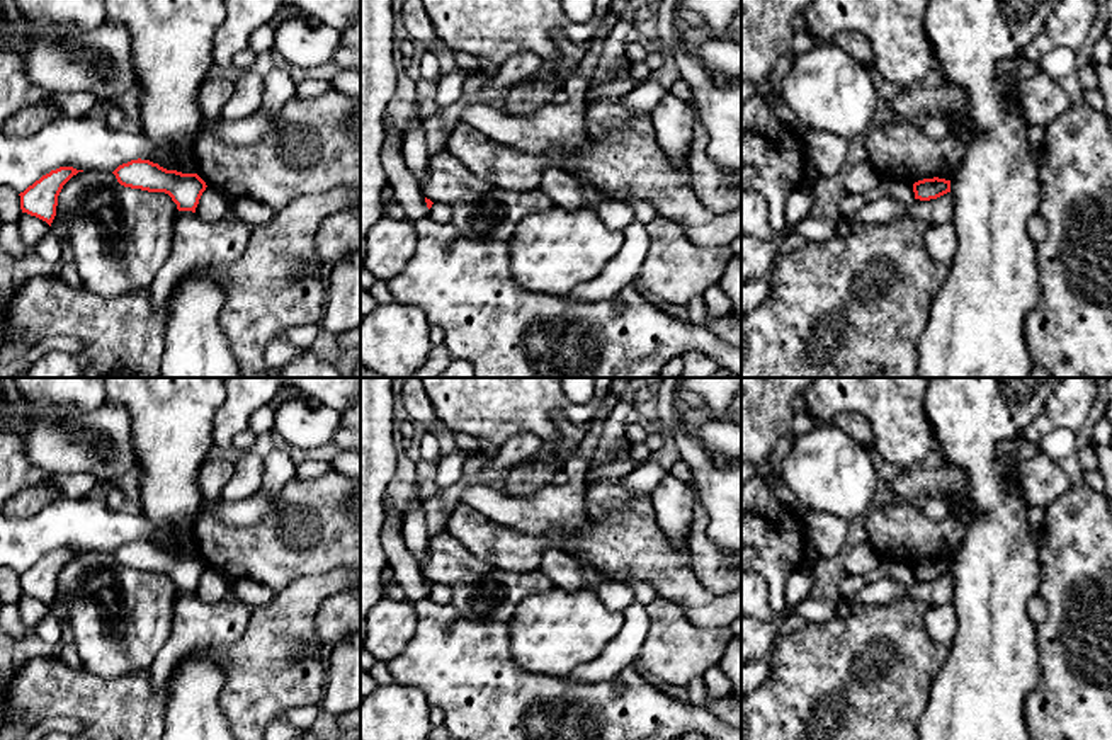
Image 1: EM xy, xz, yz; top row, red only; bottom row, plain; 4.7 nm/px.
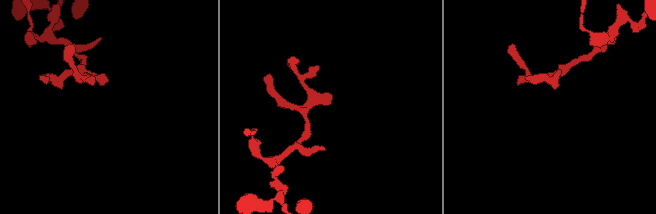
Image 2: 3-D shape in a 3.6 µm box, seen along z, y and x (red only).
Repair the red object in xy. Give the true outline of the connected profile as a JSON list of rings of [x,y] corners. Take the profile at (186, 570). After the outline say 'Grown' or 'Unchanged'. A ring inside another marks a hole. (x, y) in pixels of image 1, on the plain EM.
[[[141,539],[119,546],[112,555],[124,568],[168,575],[179,592],[196,594],[199,580],[207,568],[197,555],[167,551]]]. Unchanged

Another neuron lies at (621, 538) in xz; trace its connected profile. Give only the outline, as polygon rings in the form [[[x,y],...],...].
[[[602,478],[585,485],[582,510],[587,517],[587,526],[576,532],[563,529],[524,532],[500,526],[476,509],[461,504],[451,512],[447,531],[473,555],[508,572],[539,570],[547,548],[578,555],[597,566],[604,577],[648,582],[655,589],[656,597],[678,604],[699,628],[729,628],[741,616],[741,589],[716,595],[699,580],[690,566],[690,546],[673,549],[660,531],[651,497],[634,497],[612,478]]]

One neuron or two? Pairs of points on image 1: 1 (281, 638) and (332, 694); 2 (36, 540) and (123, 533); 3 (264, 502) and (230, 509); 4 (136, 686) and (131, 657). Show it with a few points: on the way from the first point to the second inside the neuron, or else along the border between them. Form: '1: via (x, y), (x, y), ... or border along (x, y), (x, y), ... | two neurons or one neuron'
1: border along (325, 655), (325, 683), (318, 701) | two neurons
2: via (58, 533), (101, 533) | one neuron
3: via (255, 507), (238, 509) | one neuron
4: border along (148, 667), (116, 677), (94, 674) | two neurons

